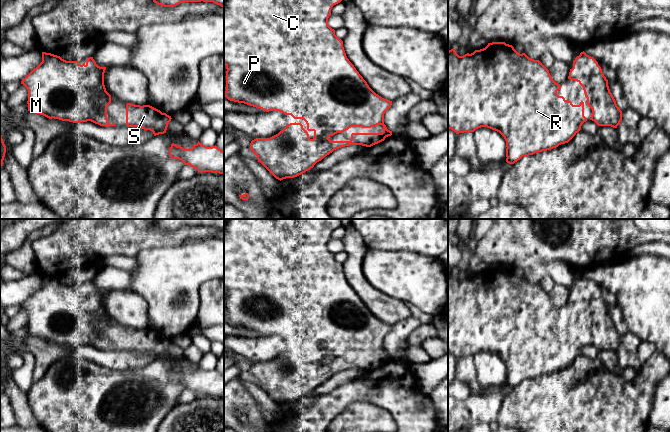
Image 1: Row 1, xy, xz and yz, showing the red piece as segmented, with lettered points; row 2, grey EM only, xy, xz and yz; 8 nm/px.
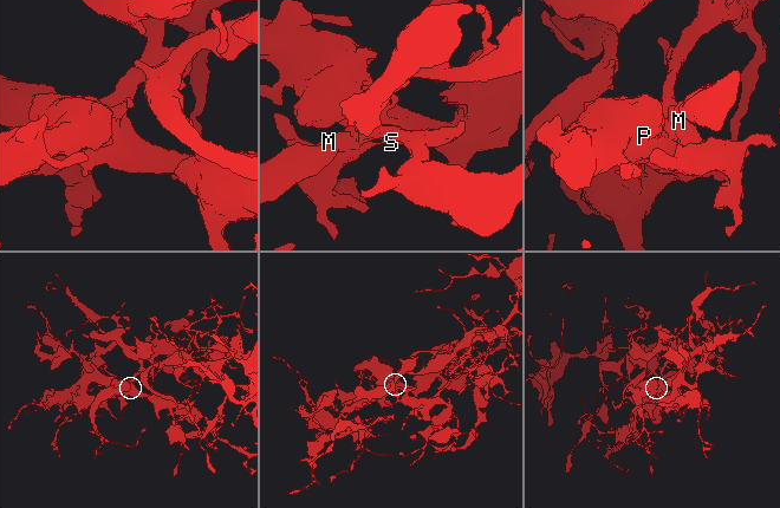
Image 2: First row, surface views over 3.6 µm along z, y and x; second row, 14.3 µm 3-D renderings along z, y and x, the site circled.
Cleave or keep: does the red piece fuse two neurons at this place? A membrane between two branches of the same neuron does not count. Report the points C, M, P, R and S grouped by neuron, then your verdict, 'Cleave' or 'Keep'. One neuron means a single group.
Groups: C M P R S. Keep

